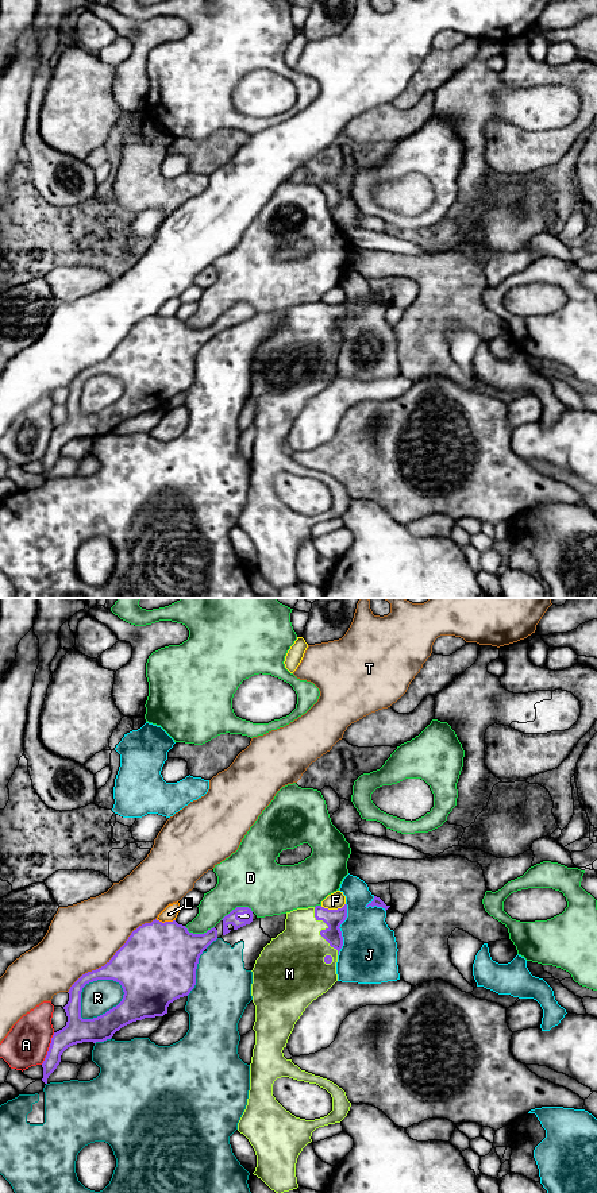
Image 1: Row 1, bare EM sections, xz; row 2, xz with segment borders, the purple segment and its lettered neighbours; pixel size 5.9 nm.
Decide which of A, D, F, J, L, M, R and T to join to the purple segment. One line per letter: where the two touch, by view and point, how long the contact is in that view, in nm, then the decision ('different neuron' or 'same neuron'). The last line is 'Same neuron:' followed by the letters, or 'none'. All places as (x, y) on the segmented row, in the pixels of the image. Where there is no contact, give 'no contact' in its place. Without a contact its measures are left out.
A: xz (49, 1049) | 200 nm | different neuron
D: xz (237, 907) | 200 nm | different neuron
F: xz (332, 910) | 150 nm | different neuron
J: xz (339, 930) | 320 nm | different neuron
L: xz (165, 922) | 120 nm | different neuron
M: xz (322, 930) | 320 nm | same neuron
R: xz (110, 1010) | 320 nm | different neuron
T: xz (114, 956) | 700 nm | different neuron
Same neuron: M

